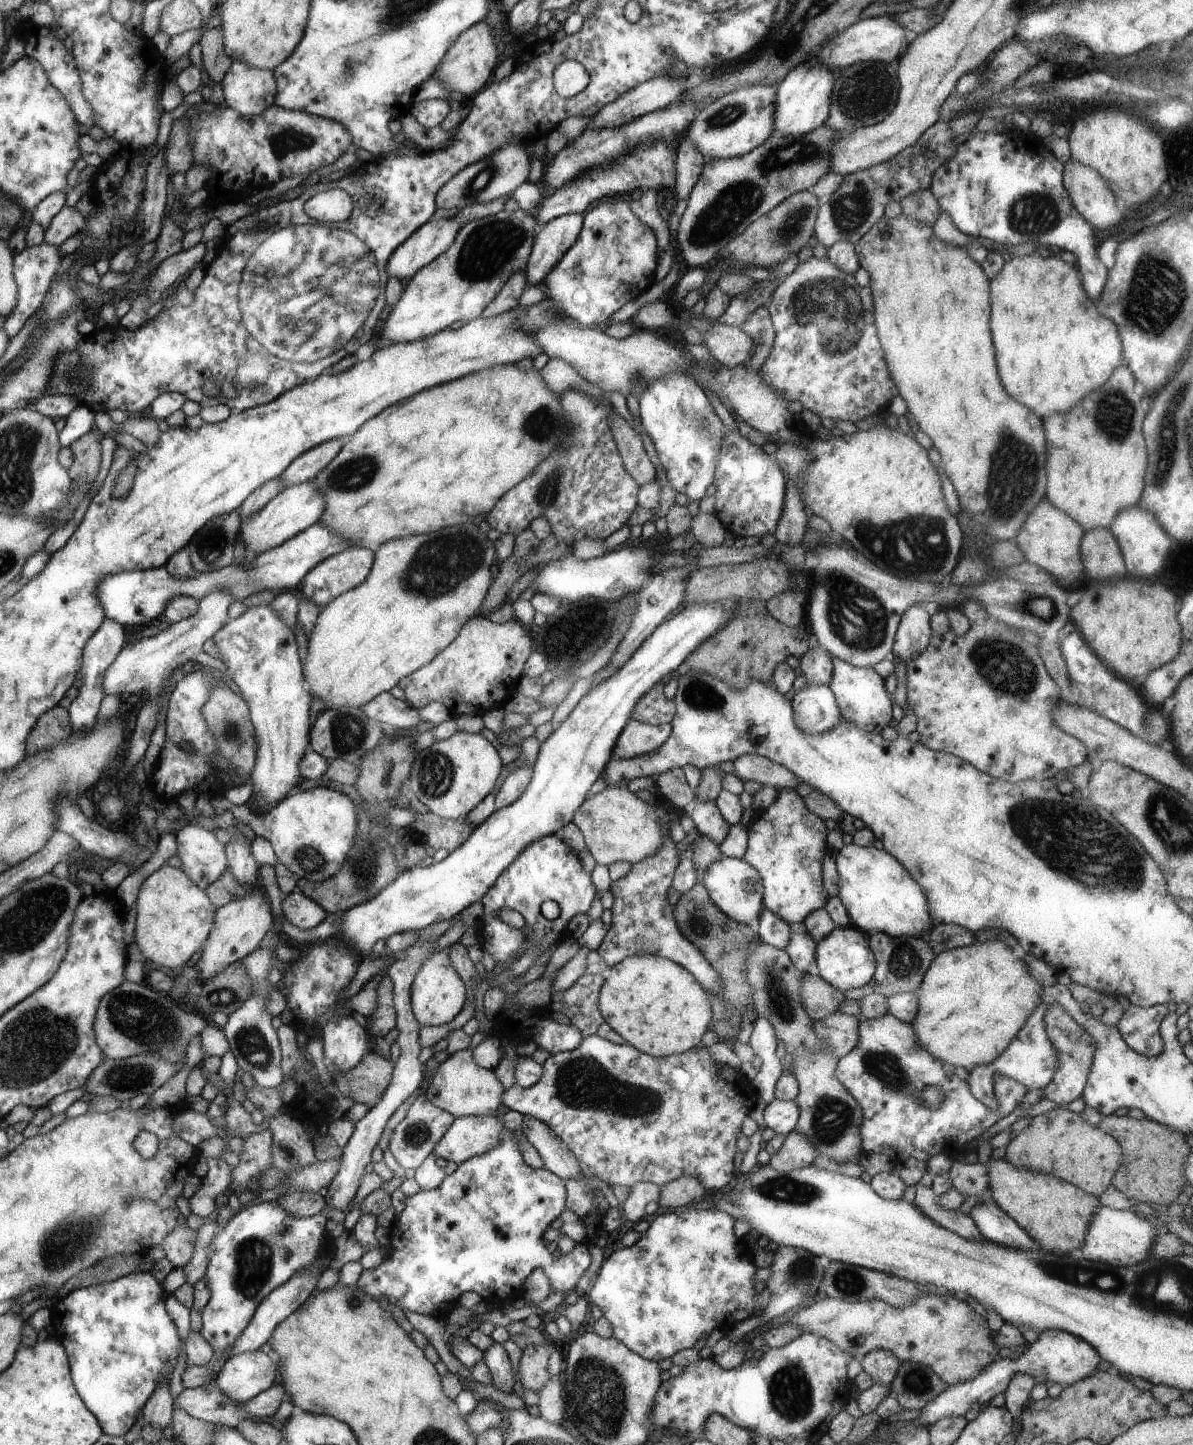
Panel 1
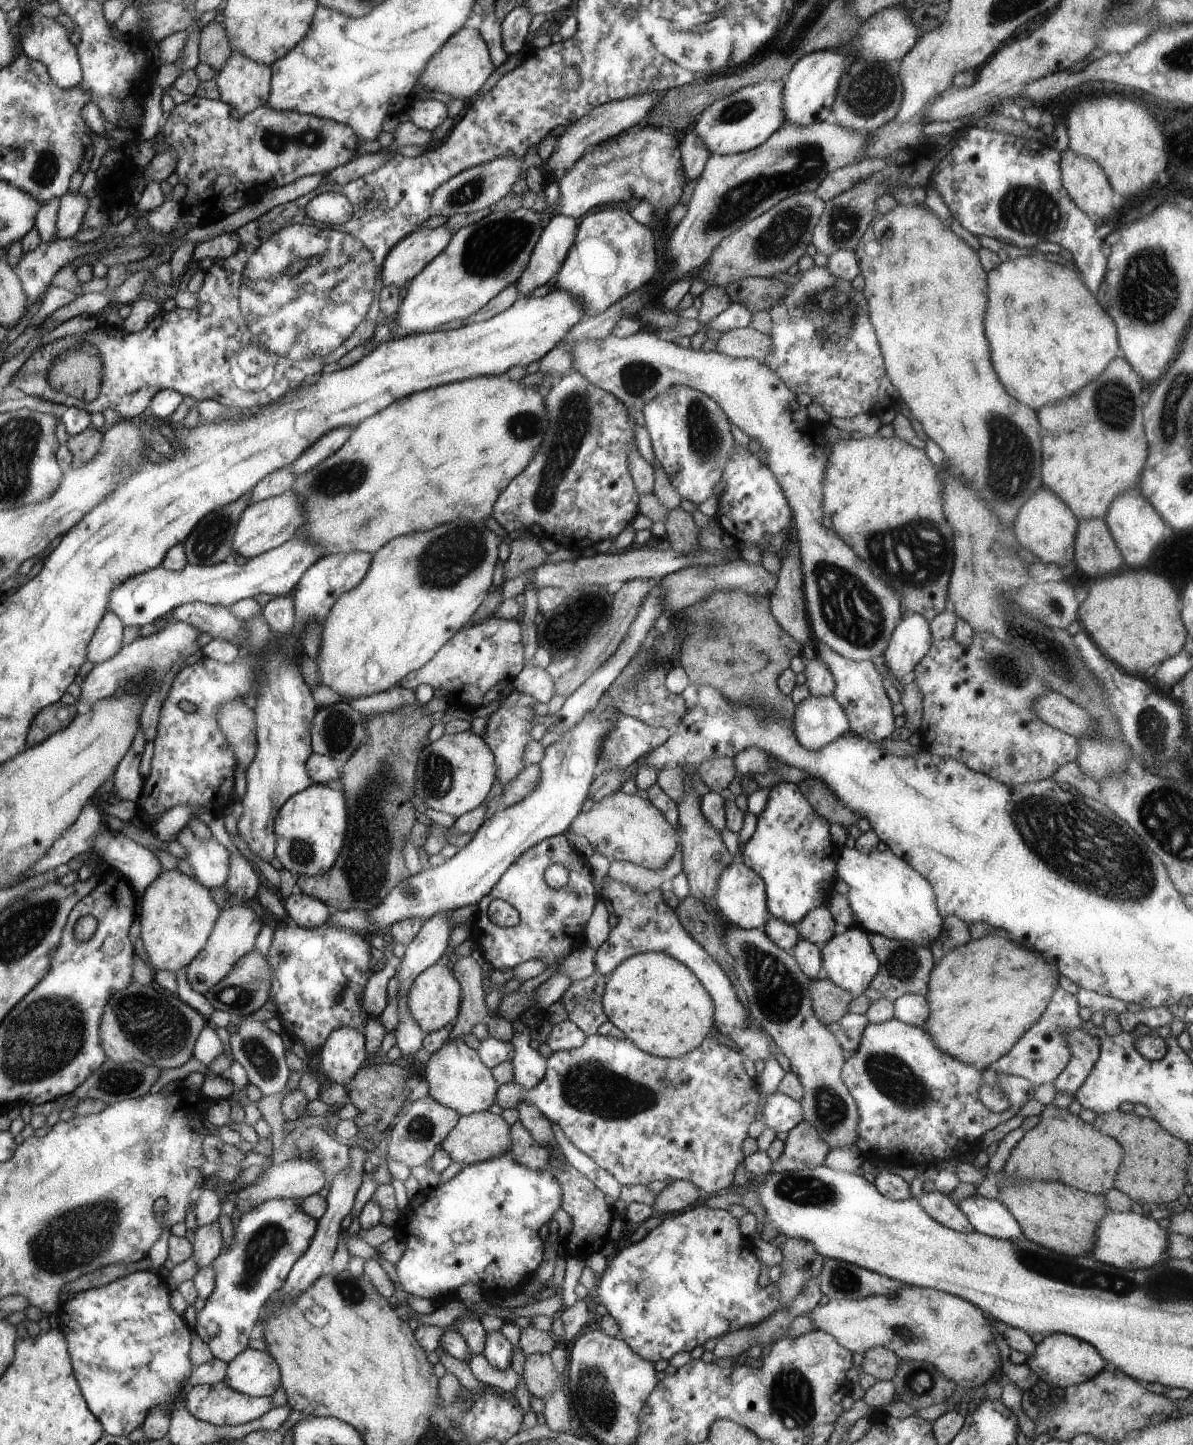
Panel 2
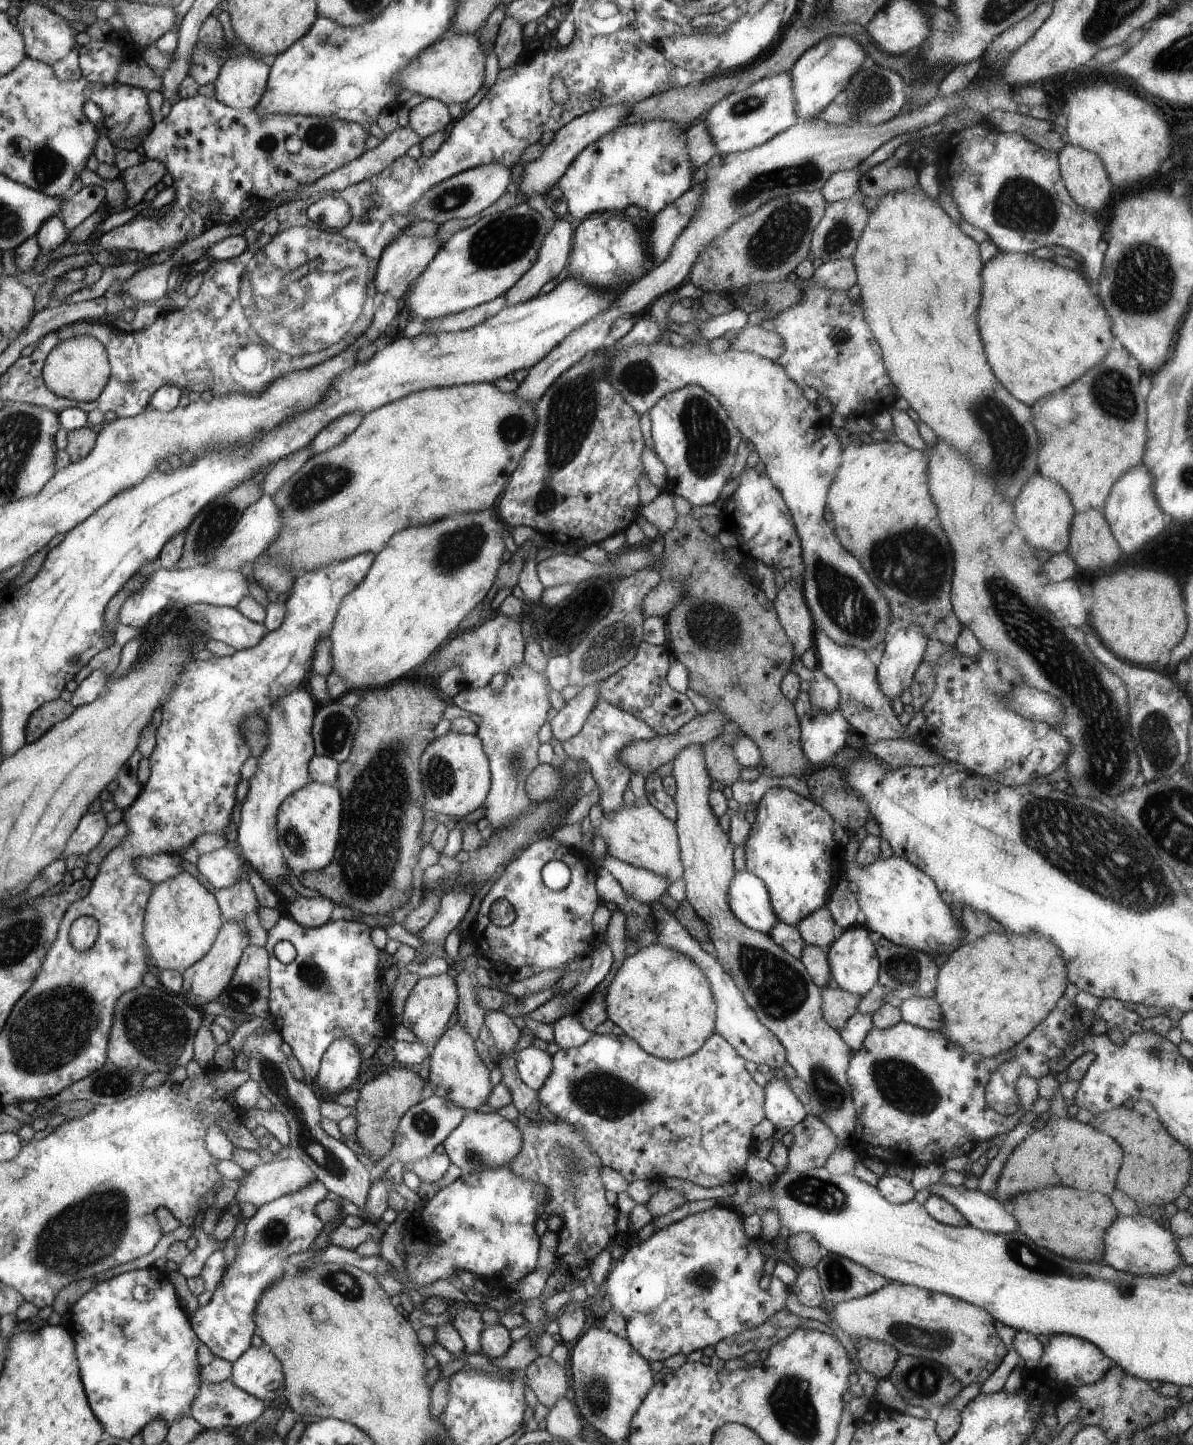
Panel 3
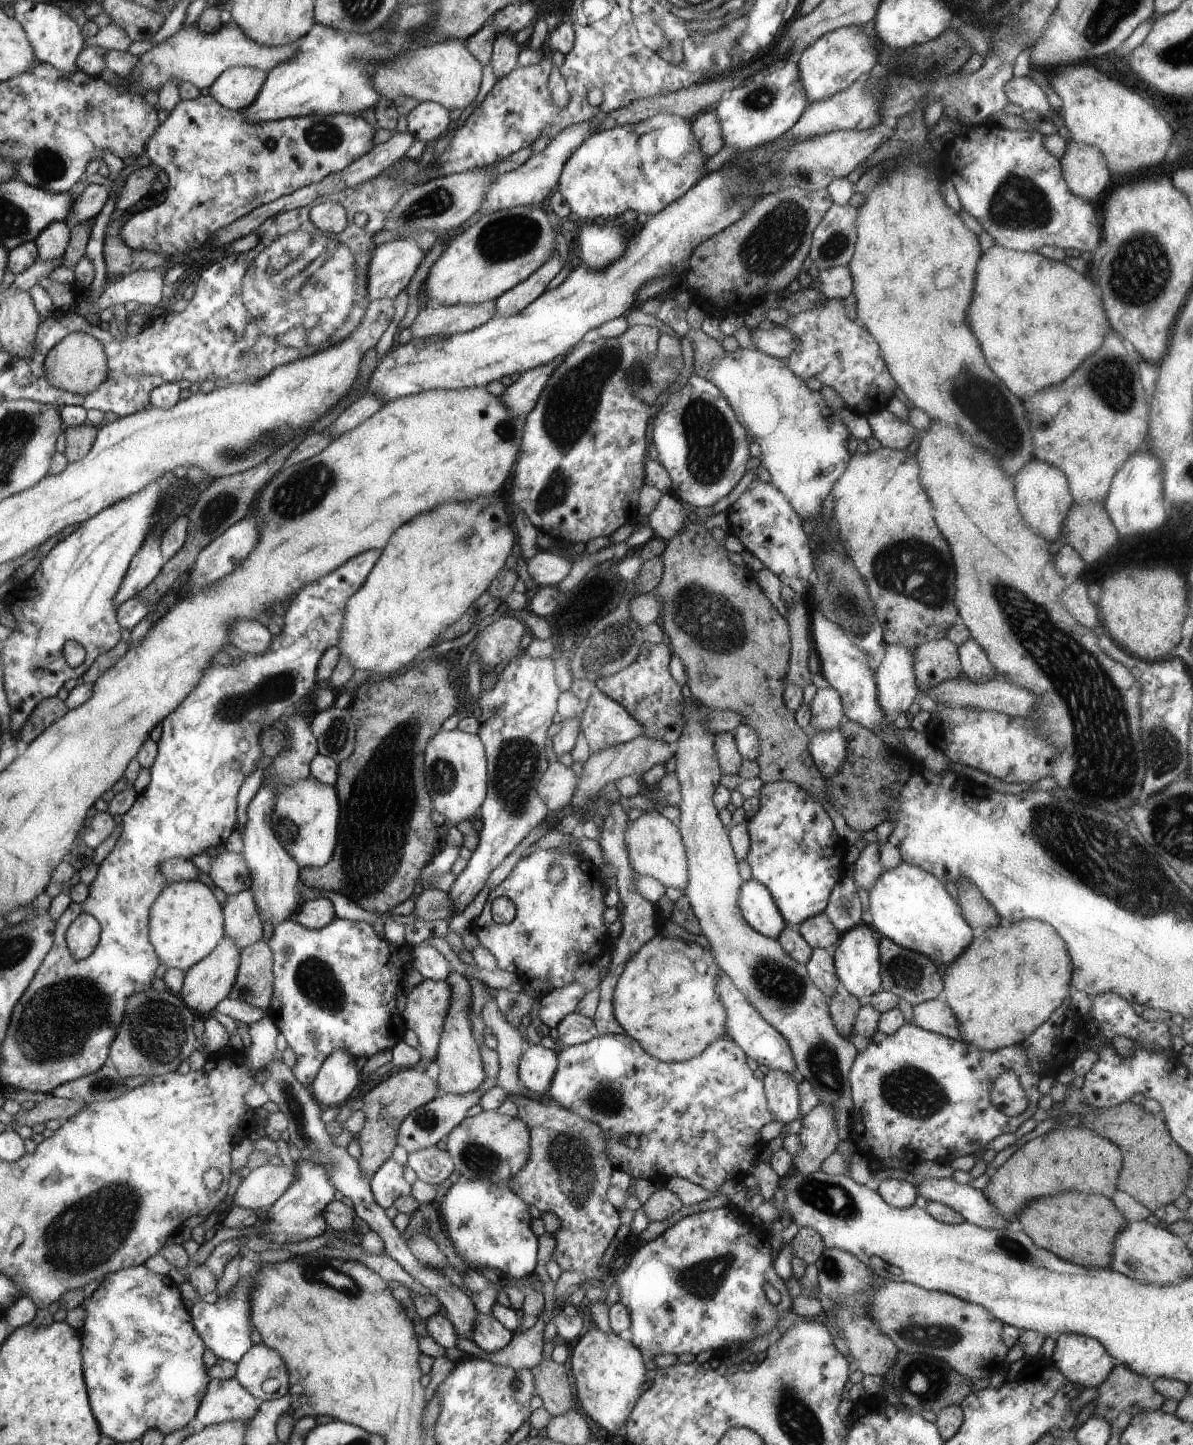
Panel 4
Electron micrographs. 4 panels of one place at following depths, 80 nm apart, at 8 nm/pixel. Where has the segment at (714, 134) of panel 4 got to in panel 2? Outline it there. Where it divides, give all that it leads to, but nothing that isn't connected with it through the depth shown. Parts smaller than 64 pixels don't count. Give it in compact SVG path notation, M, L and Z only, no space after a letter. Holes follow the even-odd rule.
M694 130L684 134L680 150L685 185L687 185L692 180L699 178L712 154L707 149L703 138L698 133L695 133Z

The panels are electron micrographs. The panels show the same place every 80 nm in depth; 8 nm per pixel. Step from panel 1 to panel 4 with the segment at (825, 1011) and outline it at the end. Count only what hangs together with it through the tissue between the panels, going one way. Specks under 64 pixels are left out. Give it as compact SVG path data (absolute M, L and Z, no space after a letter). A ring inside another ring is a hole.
M836 992L833 997L828 998L829 1011L836 1030L847 1039L853 1035L853 1026L856 1020L860 1001L849 992Z

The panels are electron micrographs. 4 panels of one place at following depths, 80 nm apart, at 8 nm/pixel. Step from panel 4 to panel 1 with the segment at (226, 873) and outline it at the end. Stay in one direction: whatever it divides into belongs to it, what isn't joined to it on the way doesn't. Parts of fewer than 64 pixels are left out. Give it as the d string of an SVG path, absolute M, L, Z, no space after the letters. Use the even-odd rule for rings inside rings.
M186 825L175 833L177 856L182 861L182 870L202 890L218 880L228 868L226 845L212 831L200 825Z

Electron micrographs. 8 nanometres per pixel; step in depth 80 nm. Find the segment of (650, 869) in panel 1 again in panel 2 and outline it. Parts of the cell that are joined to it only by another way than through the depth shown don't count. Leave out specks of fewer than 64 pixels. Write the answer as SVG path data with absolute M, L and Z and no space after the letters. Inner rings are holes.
M608 882L603 886L602 900L607 898L618 916L618 924L610 931L608 938L590 955L594 962L595 973L606 976L611 973L623 960L631 956L647 952L663 952L683 962L702 982L715 1006L715 1029L726 1036L743 1056L744 1060L764 1060L769 1057L776 1059L780 1051L773 1038L761 1024L749 1015L749 1010L738 999L736 989L730 976L721 969L719 962L698 944L686 932L678 918L675 909L667 905L662 898L662 889L644 894L636 886L623 882Z

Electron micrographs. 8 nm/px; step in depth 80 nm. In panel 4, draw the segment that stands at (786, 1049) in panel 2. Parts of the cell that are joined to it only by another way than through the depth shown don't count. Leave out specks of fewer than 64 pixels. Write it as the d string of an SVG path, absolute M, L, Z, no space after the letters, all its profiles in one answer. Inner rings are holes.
M696 699L683 702L681 714L685 723L674 754L677 760L674 774L683 794L678 806L681 812L678 828L689 862L689 883L685 895L716 962L762 1018L788 1041L798 1072L811 1082L820 1102L834 1109L840 1138L851 1139L853 1098L849 1072L859 1052L852 1041L836 1030L828 998L811 981L807 968L786 954L777 940L756 932L743 917L739 905L743 880L738 871L738 860L730 844L729 832L720 821L719 810L713 801L723 770L715 747L717 734L703 725L703 719L711 710L714 709Z

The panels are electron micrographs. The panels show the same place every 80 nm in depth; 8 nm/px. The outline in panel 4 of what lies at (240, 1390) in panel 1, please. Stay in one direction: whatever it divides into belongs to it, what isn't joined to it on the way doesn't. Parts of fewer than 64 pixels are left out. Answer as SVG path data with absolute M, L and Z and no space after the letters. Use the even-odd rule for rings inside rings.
M264 1343L254 1345L237 1362L235 1377L254 1398L261 1401L273 1401L289 1392L289 1369L285 1359L277 1350L271 1349ZM266 1380L278 1380L281 1387L274 1392L264 1392Z

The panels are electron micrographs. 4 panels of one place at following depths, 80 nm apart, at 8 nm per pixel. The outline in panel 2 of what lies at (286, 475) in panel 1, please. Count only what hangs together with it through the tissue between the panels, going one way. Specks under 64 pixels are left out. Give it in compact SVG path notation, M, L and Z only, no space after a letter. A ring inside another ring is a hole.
M354 425L338 427L332 432L326 433L324 437L320 437L313 445L310 445L293 464L295 478L332 456L348 440L354 427Z

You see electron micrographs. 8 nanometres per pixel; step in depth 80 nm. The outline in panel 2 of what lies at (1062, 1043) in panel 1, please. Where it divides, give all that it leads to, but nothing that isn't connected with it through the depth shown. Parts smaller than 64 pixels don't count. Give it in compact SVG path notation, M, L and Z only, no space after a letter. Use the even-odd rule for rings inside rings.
M1071 1029L1065 1037L1071 1050L1071 1059L1053 1083L1057 1092L1067 1092L1077 1098L1080 1088L1097 1061L1098 1042L1094 1037L1080 1029Z

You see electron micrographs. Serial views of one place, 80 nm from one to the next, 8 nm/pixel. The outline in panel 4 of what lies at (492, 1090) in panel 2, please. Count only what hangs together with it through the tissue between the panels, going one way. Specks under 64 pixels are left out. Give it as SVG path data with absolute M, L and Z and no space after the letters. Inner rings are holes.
M450 971L446 980L451 986L452 1000L448 1013L445 1016L444 1032L441 1036L440 1048L434 1058L440 1067L437 1083L441 1095L454 1093L466 1094L477 1091L487 1076L484 1069L484 1060L481 1058L481 1049L477 1043L477 1037L473 1033L472 1023L472 986L466 977L458 972Z

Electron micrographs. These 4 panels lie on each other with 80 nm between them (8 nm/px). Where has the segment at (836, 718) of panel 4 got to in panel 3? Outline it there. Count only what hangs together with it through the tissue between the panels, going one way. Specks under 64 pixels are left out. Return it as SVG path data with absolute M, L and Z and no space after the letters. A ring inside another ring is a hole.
M816 666L812 670L816 680L808 690L811 710L816 713L831 713L839 710L838 687Z

